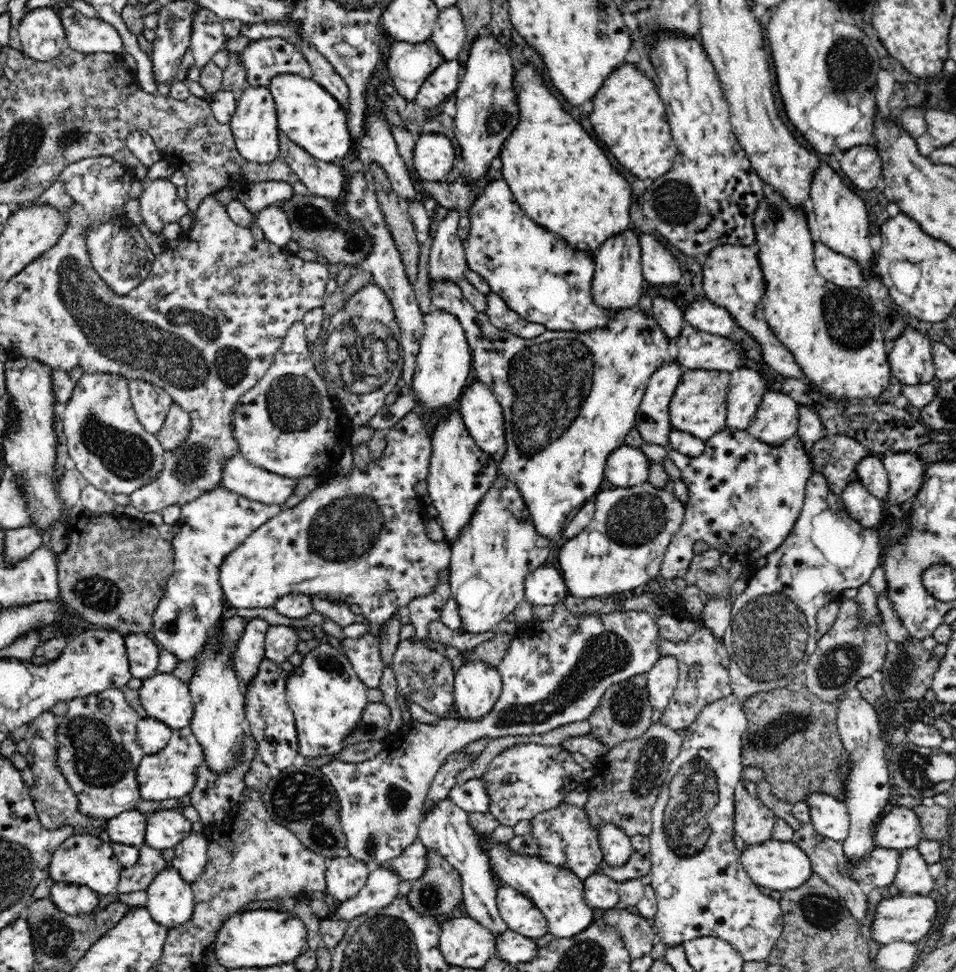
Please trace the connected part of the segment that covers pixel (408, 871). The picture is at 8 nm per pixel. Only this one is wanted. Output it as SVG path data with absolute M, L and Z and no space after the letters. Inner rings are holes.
M417 842L404 849L398 858L378 865L385 865L396 874L399 874L402 880L413 882L426 872L428 864L427 852L428 849Z

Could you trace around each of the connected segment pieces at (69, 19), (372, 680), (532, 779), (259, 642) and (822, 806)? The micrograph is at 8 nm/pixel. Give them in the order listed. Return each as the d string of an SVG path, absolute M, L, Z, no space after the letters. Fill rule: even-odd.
M67 6L60 12L60 20L66 33L67 46L88 53L108 53L121 55L125 46L121 35L114 26L96 16L90 18Z
M369 632L357 639L345 637L338 643L347 654L360 680L367 687L377 688L385 664L380 640Z
M522 744L498 755L481 778L490 797L489 812L501 825L514 826L520 820L532 820L538 813L567 802L570 792L584 782L584 772L574 761L572 753L560 745Z
M261 617L249 618L242 636L238 639L233 664L243 685L258 672L258 666L264 659L265 634L269 626Z
M824 793L807 796L811 823L821 836L842 843L849 834L850 819L844 801Z

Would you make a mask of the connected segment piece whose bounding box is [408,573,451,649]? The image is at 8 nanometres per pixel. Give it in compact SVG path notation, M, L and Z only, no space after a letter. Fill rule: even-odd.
M449 573L441 576L438 586L425 597L418 597L410 601L410 618L414 626L414 638L429 648L432 638L429 637L429 624L439 619L440 610L451 597Z

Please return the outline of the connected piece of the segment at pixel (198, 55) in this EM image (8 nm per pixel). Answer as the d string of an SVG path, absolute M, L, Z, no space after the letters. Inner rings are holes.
M197 8L192 12L192 36L190 50L195 58L195 65L200 69L212 56L224 49L225 34L222 18L207 8Z

